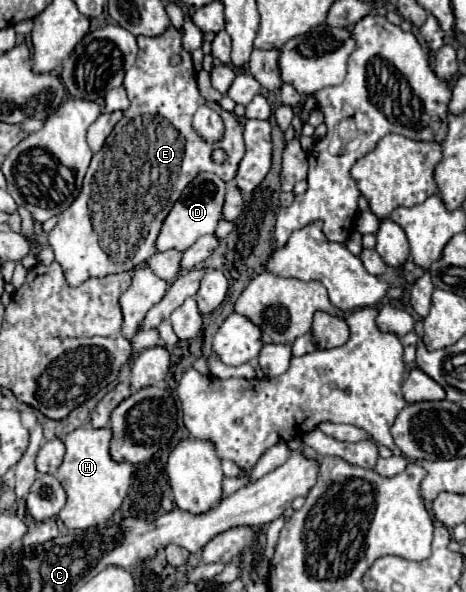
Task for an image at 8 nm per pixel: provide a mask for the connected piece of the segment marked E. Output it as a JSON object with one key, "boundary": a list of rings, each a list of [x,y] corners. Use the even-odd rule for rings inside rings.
{"boundary":[[[169,25],[161,35],[155,35],[155,37],[137,35],[137,45],[139,45],[137,61],[125,73],[125,81],[123,81],[131,107],[115,125],[115,129],[107,137],[101,151],[93,155],[79,197],[73,201],[73,205],[67,211],[61,213],[59,223],[49,233],[49,245],[55,251],[55,261],[63,267],[65,279],[69,281],[69,285],[81,285],[93,277],[107,277],[107,275],[131,271],[143,265],[157,251],[155,241],[163,227],[165,217],[169,215],[171,207],[179,199],[181,191],[197,173],[201,171],[215,173],[225,183],[231,183],[237,175],[237,165],[245,155],[243,125],[233,113],[221,109],[217,103],[211,103],[211,109],[215,109],[225,123],[223,139],[215,143],[207,143],[193,129],[193,123],[191,123],[193,115],[201,105],[205,105],[205,99],[201,97],[197,89],[197,71],[193,67],[191,53],[183,49],[181,39],[183,39],[183,29],[175,29],[173,25]],[[173,53],[179,53],[183,57],[183,61],[175,67],[169,65],[169,57]],[[215,147],[221,147],[227,153],[227,161],[223,165],[215,165],[209,157],[211,149]]]}

